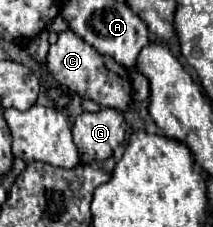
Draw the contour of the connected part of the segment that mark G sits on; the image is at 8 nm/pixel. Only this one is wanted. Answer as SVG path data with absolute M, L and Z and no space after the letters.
M101 109L99 113L81 113L73 123L73 141L81 161L103 161L125 139L125 119L117 109Z

